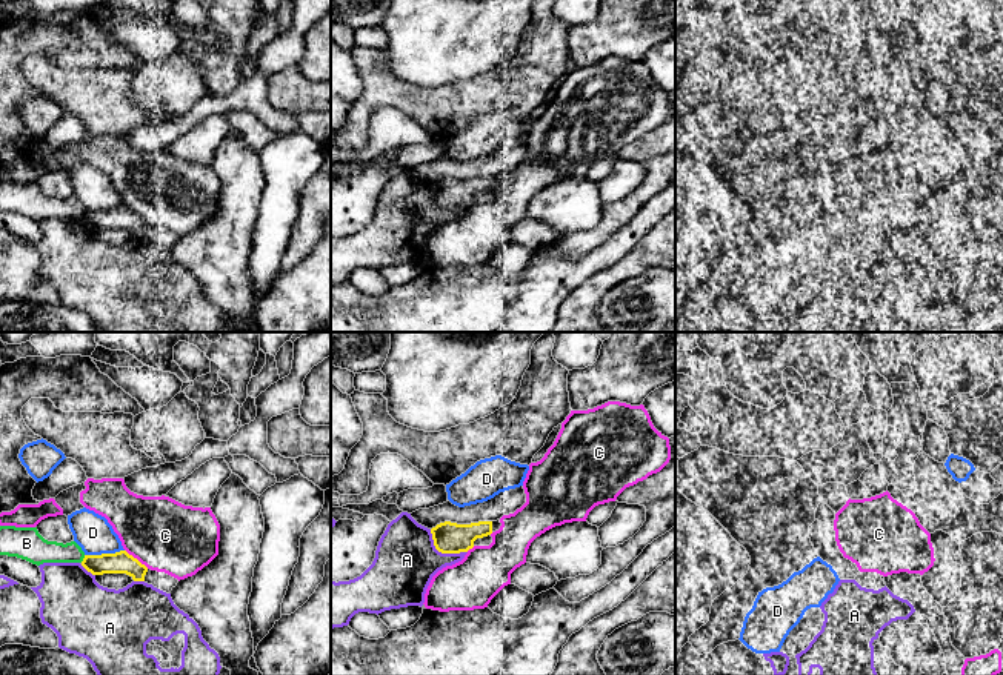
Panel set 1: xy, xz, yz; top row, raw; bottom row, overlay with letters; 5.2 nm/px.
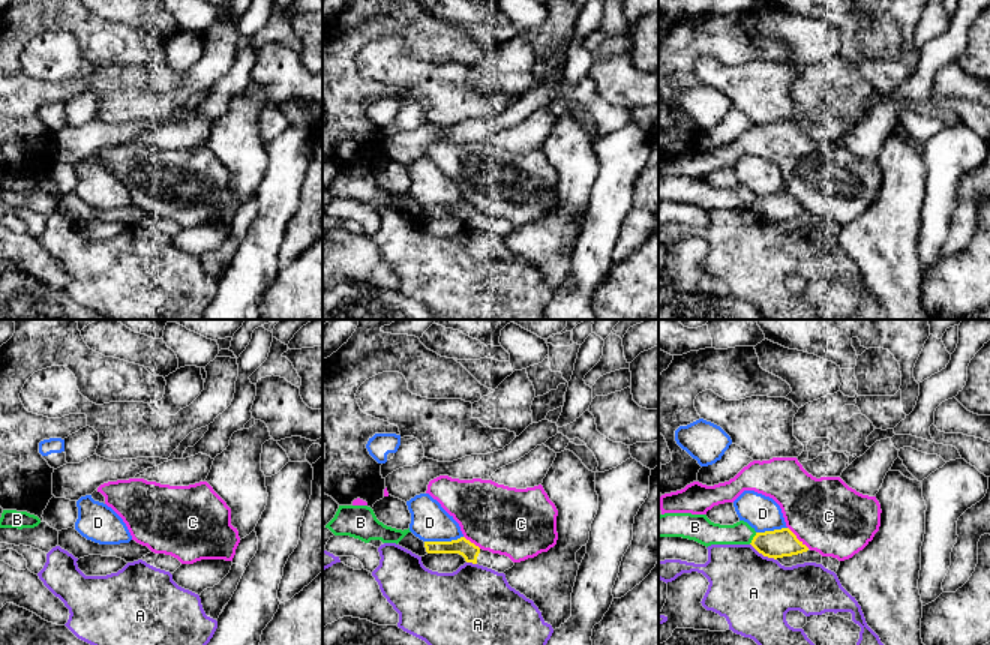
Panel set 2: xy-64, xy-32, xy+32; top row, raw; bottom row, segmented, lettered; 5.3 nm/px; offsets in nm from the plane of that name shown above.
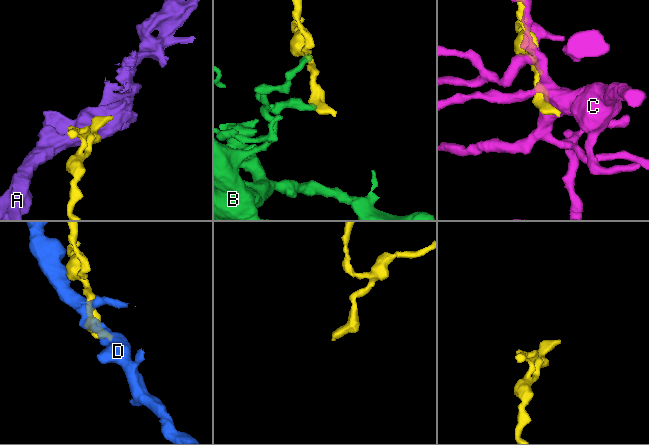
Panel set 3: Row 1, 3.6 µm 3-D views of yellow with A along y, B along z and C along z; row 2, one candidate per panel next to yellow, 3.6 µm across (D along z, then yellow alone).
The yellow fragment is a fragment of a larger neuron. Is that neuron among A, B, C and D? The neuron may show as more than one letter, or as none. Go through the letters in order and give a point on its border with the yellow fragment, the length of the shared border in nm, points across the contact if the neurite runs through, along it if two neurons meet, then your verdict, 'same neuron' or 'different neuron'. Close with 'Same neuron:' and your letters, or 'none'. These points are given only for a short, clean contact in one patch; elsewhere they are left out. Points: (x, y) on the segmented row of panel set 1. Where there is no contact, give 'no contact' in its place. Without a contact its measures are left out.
A: meets yellow in xz at (442, 552); contact 240 nm long; different neuron
B: meets yellow in xy at (83, 558); contact 50 nm long; border along xy (85, 555), (80, 561); different neuron
C: meets yellow in xy at (136, 558); contact 160 nm long; different neuron
D: meets yellow in xy at (103, 554); contact 220 nm long; different neuron
Same neuron: none

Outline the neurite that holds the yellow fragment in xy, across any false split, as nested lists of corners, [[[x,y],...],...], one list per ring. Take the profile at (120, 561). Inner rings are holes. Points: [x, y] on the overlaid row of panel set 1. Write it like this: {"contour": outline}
{"contour": [[[120,550],[115,554],[85,555],[82,566],[92,575],[126,574],[134,581],[145,581],[166,594],[171,594],[171,590],[178,583],[177,578],[165,572],[148,569],[126,550]]]}

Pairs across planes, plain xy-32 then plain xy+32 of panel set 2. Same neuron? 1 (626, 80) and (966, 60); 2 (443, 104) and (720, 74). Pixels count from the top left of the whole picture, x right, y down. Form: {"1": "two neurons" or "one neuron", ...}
{"1": "two neurons", "2": "one neuron"}

